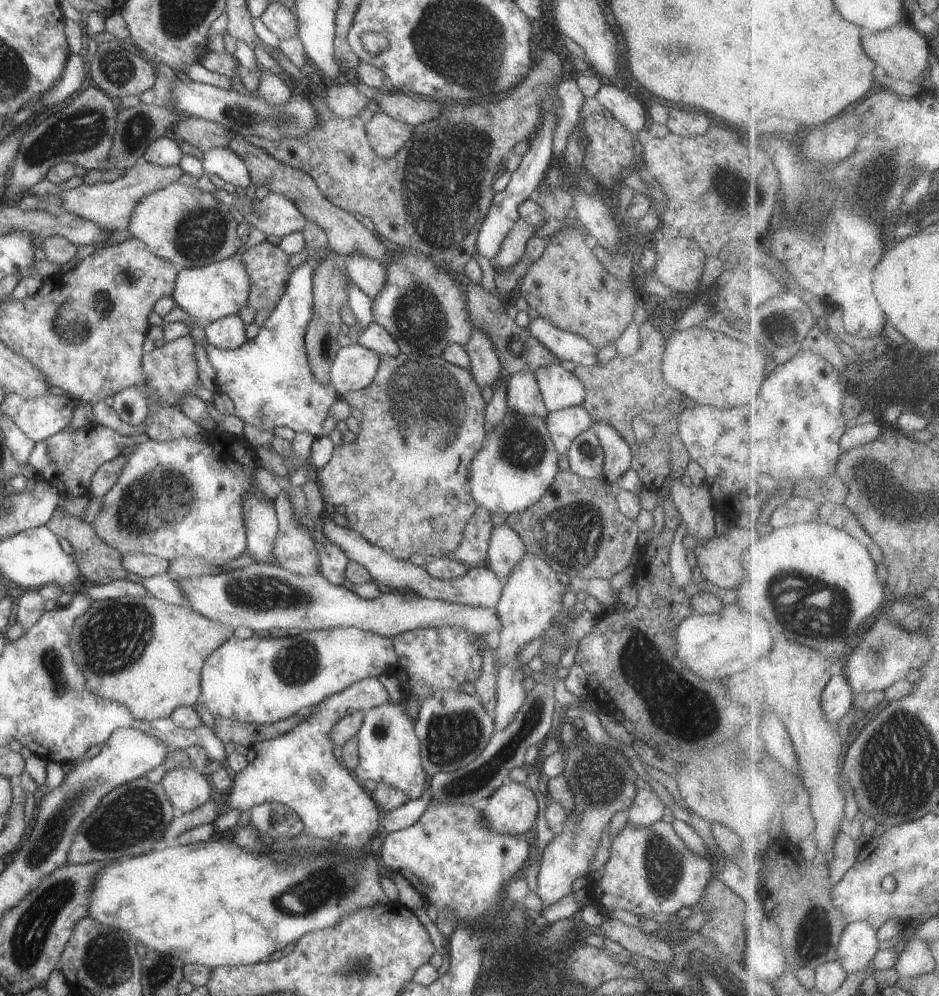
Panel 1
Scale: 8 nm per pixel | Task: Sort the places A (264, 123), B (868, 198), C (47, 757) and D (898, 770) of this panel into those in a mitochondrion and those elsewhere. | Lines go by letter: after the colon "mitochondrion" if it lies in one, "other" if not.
A: mitochondrion
B: mitochondrion
C: other
D: mitochondrion

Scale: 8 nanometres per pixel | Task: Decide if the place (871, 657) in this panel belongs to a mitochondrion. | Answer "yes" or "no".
yes

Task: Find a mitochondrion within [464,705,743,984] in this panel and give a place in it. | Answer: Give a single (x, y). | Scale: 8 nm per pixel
(600, 781)

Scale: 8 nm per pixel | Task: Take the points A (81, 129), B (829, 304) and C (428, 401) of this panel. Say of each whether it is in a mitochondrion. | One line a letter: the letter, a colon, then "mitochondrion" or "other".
A: mitochondrion
B: other
C: mitochondrion

